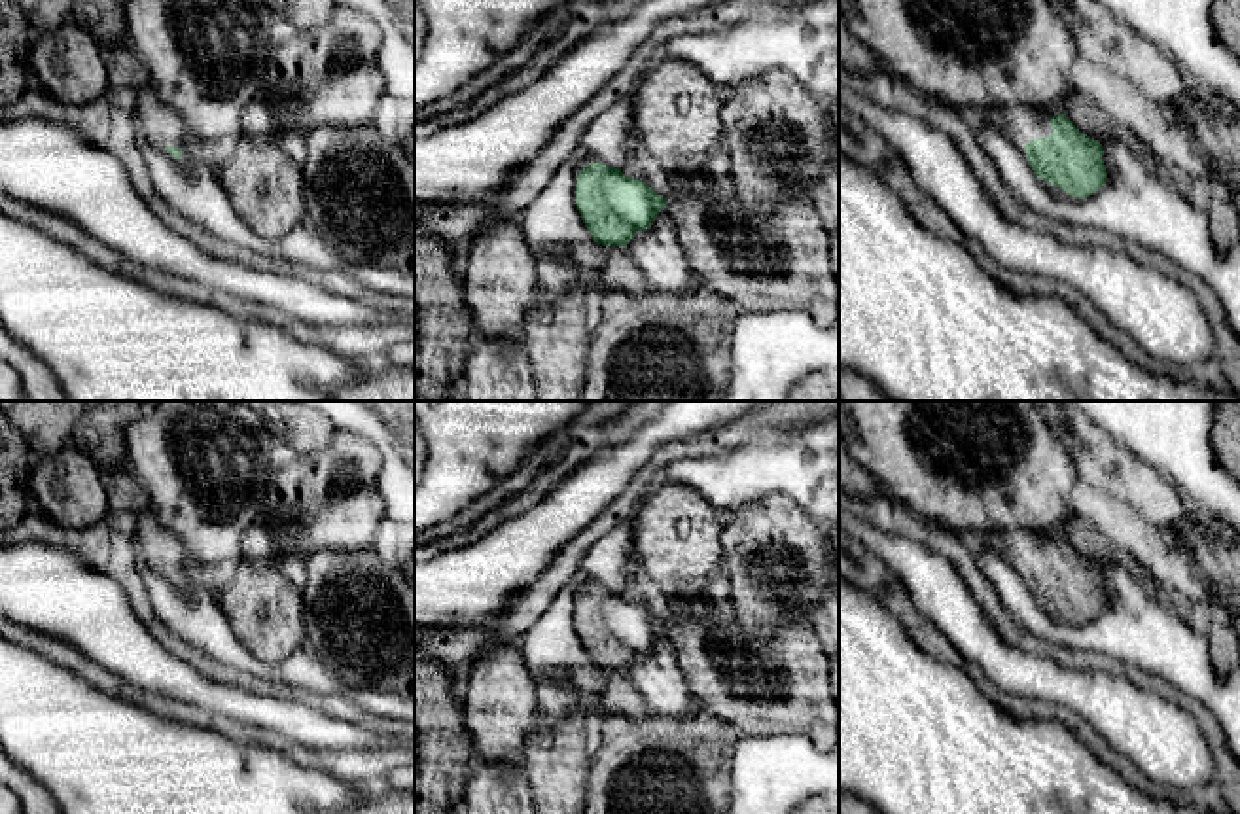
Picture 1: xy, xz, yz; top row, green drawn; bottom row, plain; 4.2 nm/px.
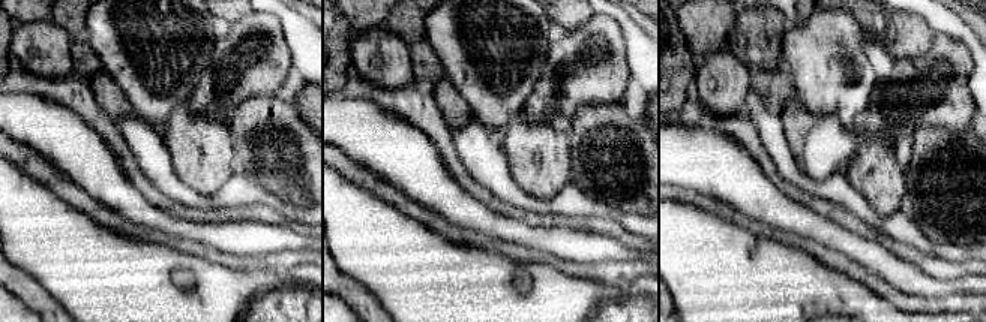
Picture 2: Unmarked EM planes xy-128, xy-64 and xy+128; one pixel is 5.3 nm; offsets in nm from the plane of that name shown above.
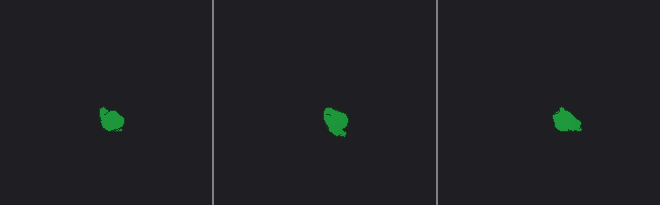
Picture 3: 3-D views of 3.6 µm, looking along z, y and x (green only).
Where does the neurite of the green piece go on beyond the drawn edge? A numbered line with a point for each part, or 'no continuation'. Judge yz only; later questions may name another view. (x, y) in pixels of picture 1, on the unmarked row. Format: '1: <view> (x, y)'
1: yz (1013, 546)

